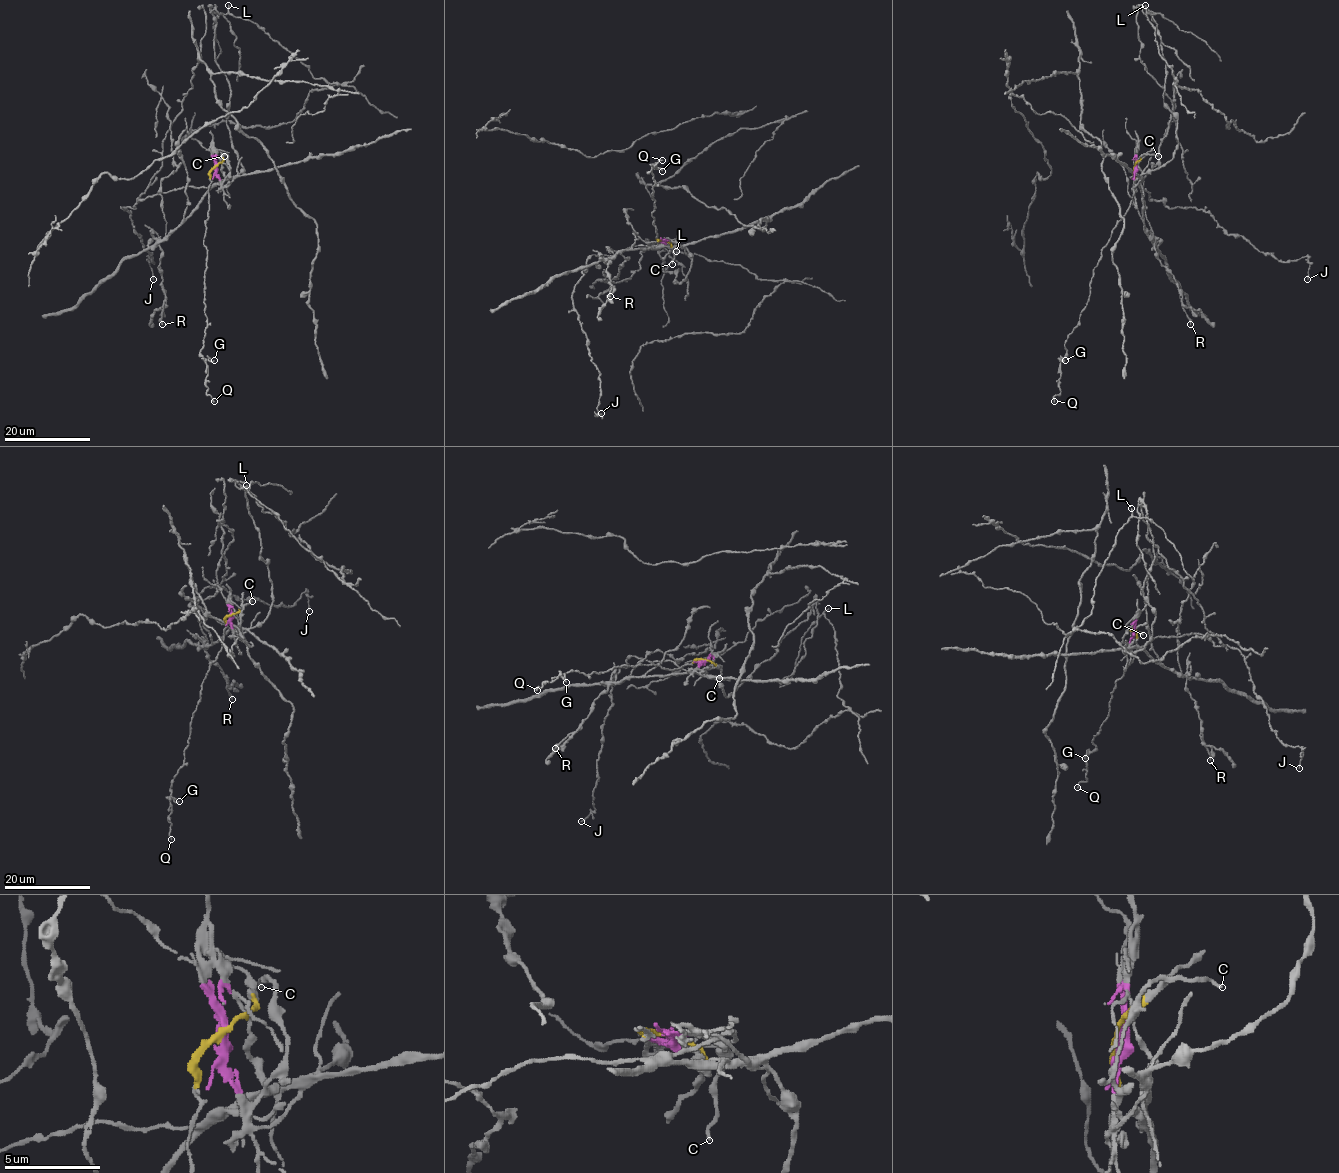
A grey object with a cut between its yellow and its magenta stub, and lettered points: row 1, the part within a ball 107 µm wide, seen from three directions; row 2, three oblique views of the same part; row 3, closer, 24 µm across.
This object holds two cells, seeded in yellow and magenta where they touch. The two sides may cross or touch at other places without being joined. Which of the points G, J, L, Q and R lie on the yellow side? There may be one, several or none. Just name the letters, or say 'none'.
G, Q

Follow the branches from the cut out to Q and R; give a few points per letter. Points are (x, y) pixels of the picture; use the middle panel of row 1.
Q: (663, 240), (656, 239), (651, 215), (654, 185), (651, 171), (648, 172), (662, 160)
R: (663, 240), (671, 241), (656, 248), (619, 250), (607, 260), (606, 272), (614, 286), (611, 296)

